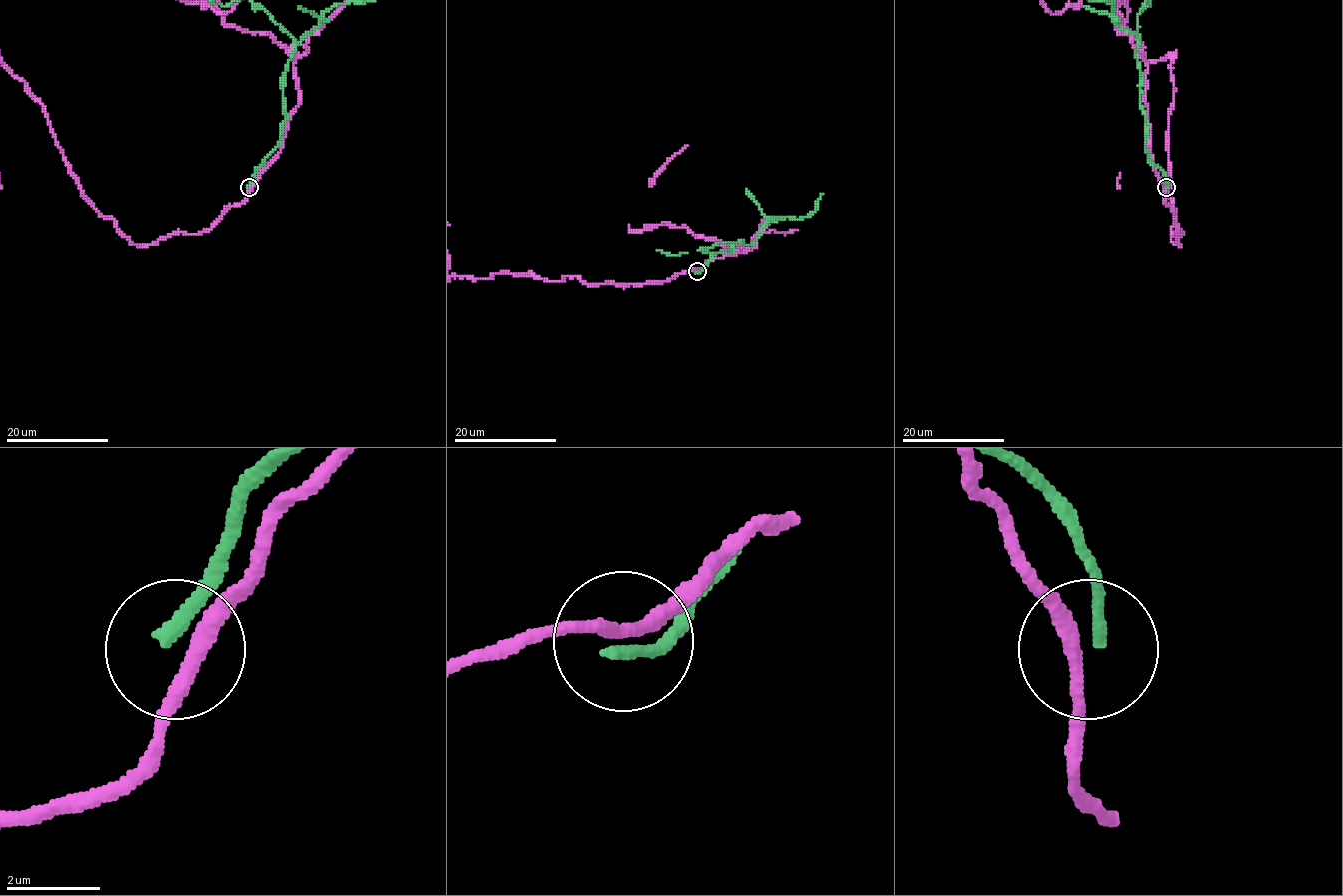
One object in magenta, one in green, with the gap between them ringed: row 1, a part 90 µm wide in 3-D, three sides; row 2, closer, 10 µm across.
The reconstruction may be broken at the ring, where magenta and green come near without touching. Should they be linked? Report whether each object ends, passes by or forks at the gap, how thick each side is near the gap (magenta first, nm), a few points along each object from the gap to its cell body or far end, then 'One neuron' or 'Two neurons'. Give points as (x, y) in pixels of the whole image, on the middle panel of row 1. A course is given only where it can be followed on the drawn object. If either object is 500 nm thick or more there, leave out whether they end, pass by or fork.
At the ring magenta passes by. At the ring green ends. Thickness 320 nm (magenta) against 280 nm. Course of magenta: (697, 270), (620, 285), (584, 284), (577, 276), (543, 280), (531, 272), (450, 276). Two neurons

